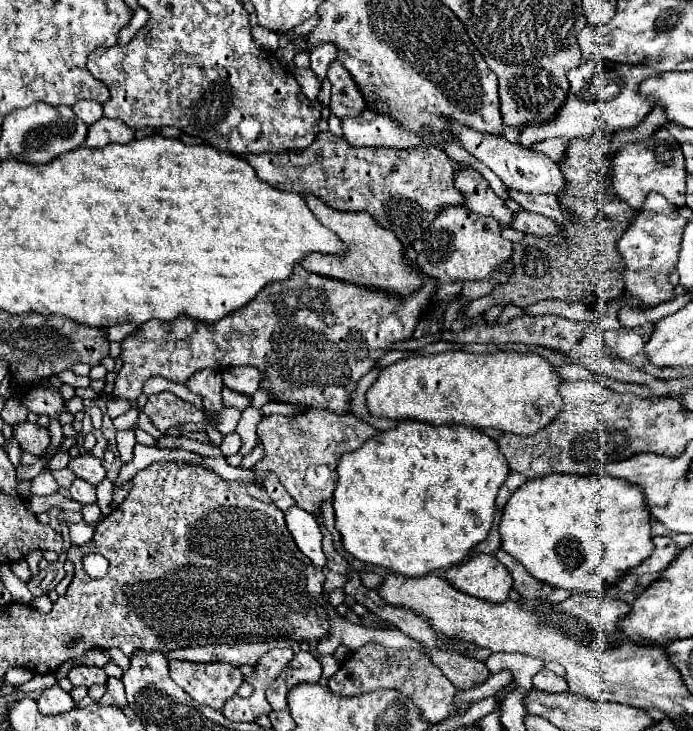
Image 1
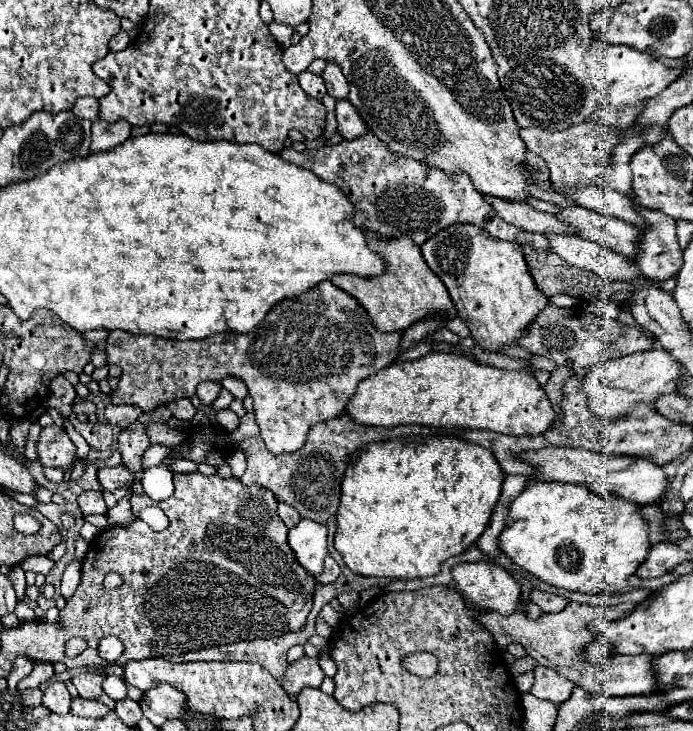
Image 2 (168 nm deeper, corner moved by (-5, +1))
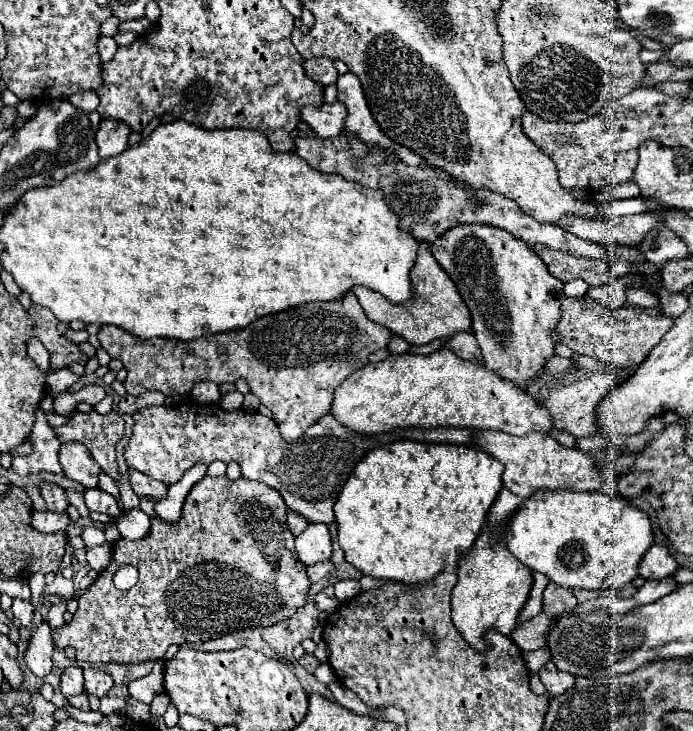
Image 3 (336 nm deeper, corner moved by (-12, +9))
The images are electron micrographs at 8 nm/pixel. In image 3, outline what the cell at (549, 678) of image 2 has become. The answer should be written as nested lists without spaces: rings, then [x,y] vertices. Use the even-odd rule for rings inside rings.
[[[548,661],[548,663],[538,671],[538,675],[540,675],[542,685],[546,687],[546,691],[548,691],[552,697],[562,695],[564,691],[572,689],[572,685],[576,683],[574,675],[560,671],[560,669],[554,665],[554,661]]]

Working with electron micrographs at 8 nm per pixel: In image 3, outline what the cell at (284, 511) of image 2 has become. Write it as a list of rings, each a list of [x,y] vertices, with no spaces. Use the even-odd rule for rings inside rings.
[[[288,513],[288,527],[290,527],[290,531],[292,531],[292,535],[296,537],[296,535],[300,535],[302,533],[302,529],[308,525],[308,521],[304,521],[304,517],[300,517],[300,515],[296,515],[296,513]]]

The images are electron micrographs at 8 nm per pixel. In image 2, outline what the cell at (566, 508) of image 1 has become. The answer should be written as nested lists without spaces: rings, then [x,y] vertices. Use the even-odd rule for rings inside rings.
[[[537,481],[529,483],[525,491],[509,505],[507,527],[499,535],[499,549],[523,571],[533,577],[565,589],[581,591],[585,594],[623,593],[629,585],[627,579],[637,571],[649,553],[647,523],[641,511],[631,501],[621,501],[617,497],[601,497],[589,493],[583,485],[561,483],[558,481]]]

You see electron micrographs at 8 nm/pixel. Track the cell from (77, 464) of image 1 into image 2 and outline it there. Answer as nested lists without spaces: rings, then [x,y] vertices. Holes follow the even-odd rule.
[[[123,465],[103,467],[103,469],[99,469],[97,477],[99,477],[99,483],[101,483],[105,489],[109,489],[109,491],[115,491],[115,489],[119,489],[119,487],[129,489],[129,487],[135,483],[135,475],[131,475],[127,469],[123,469]]]

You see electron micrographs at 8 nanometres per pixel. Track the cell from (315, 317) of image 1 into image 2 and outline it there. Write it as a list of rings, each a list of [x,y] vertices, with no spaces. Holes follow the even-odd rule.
[[[323,281],[313,291],[275,305],[249,335],[217,333],[201,341],[173,341],[151,335],[133,335],[119,329],[111,331],[105,341],[105,353],[109,363],[119,365],[123,371],[119,389],[111,395],[111,401],[115,405],[139,405],[143,411],[153,411],[171,401],[193,397],[201,381],[221,383],[227,375],[237,377],[247,385],[253,399],[257,425],[267,449],[275,455],[293,453],[305,443],[305,435],[315,423],[339,417],[345,411],[347,401],[361,379],[393,363],[399,353],[401,335],[403,333],[379,333],[373,329],[365,309],[361,309],[351,295],[337,289],[331,281]]]

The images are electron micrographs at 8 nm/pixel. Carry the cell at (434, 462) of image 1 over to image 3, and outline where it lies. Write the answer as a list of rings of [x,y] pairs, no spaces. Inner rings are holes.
[[[394,441],[388,443],[384,447],[376,447],[372,451],[368,451],[362,461],[356,465],[356,469],[352,471],[350,479],[346,481],[336,505],[334,505],[334,513],[336,513],[336,523],[338,523],[338,535],[340,535],[340,547],[346,555],[346,561],[350,565],[354,565],[356,569],[360,569],[364,575],[376,577],[376,579],[392,579],[392,581],[400,581],[406,585],[414,585],[420,581],[428,581],[434,579],[442,567],[446,565],[456,565],[456,561],[468,553],[468,549],[474,545],[476,537],[480,535],[480,529],[486,523],[486,515],[488,509],[492,507],[494,499],[498,497],[500,489],[502,489],[502,471],[504,465],[500,465],[500,461],[496,461],[492,455],[474,449],[474,447],[466,447],[466,445],[454,445],[454,443],[420,443],[420,441]]]

